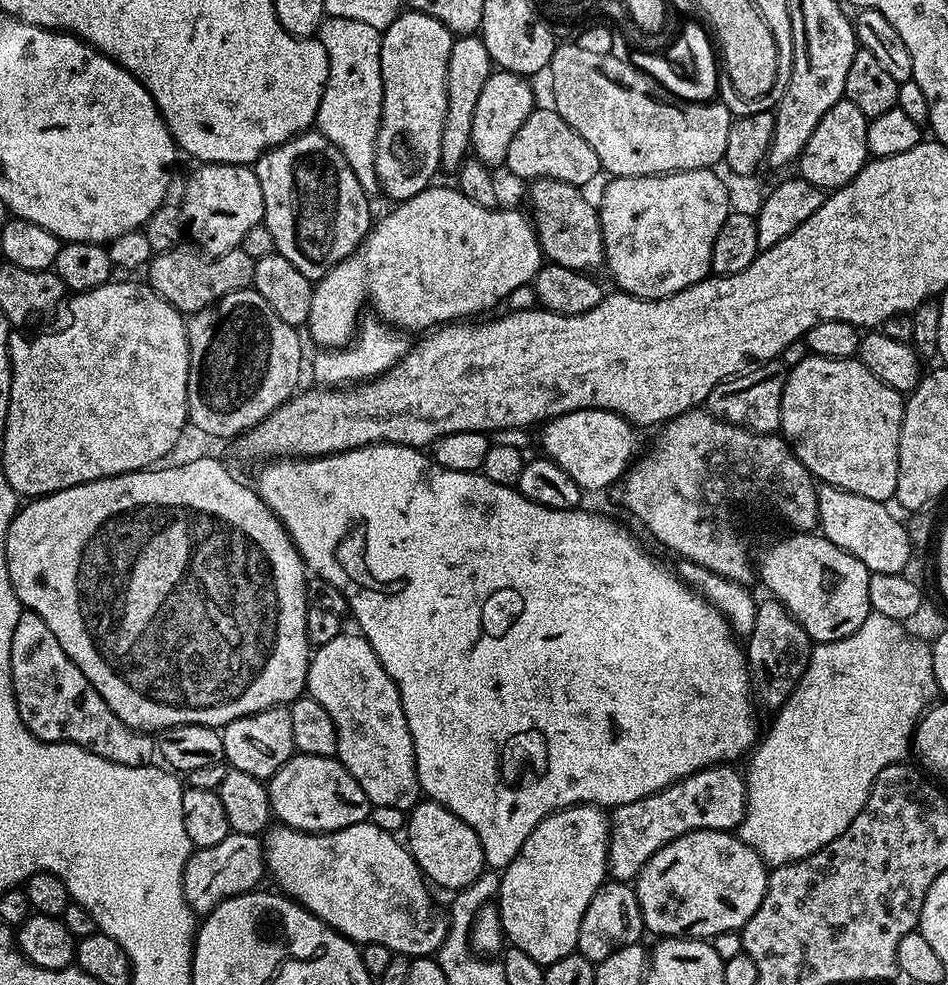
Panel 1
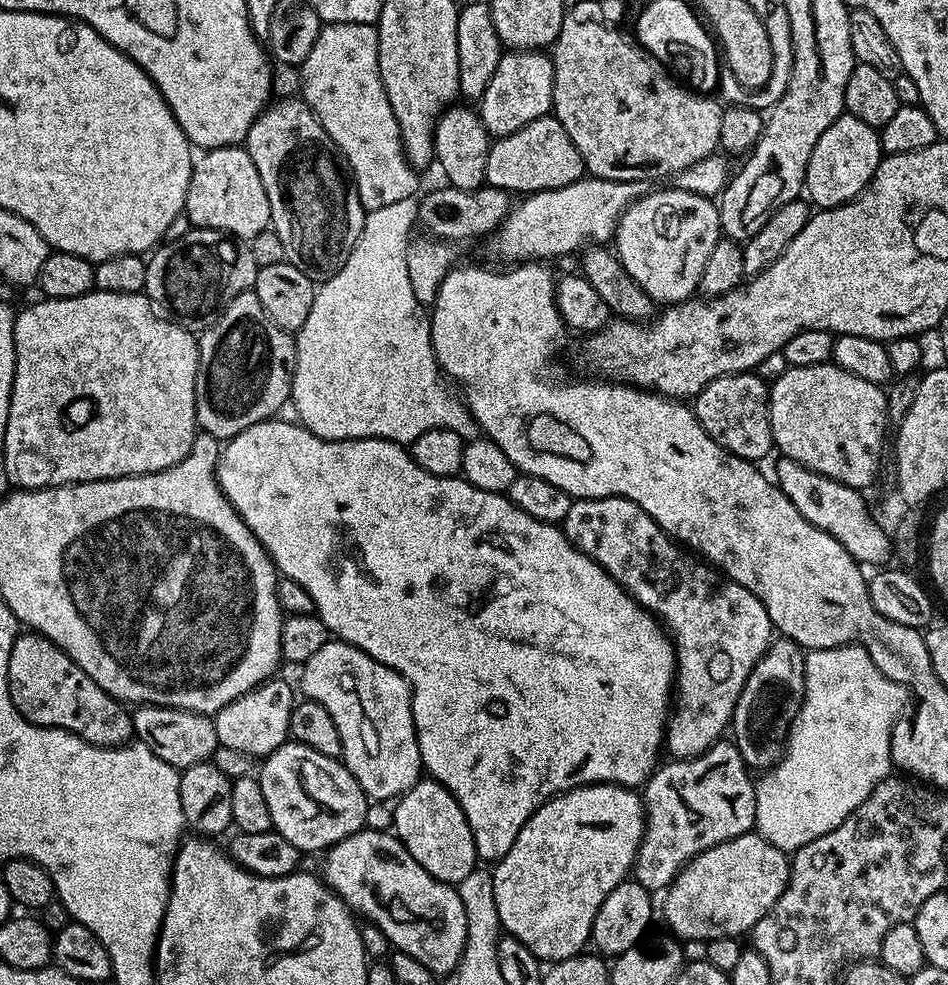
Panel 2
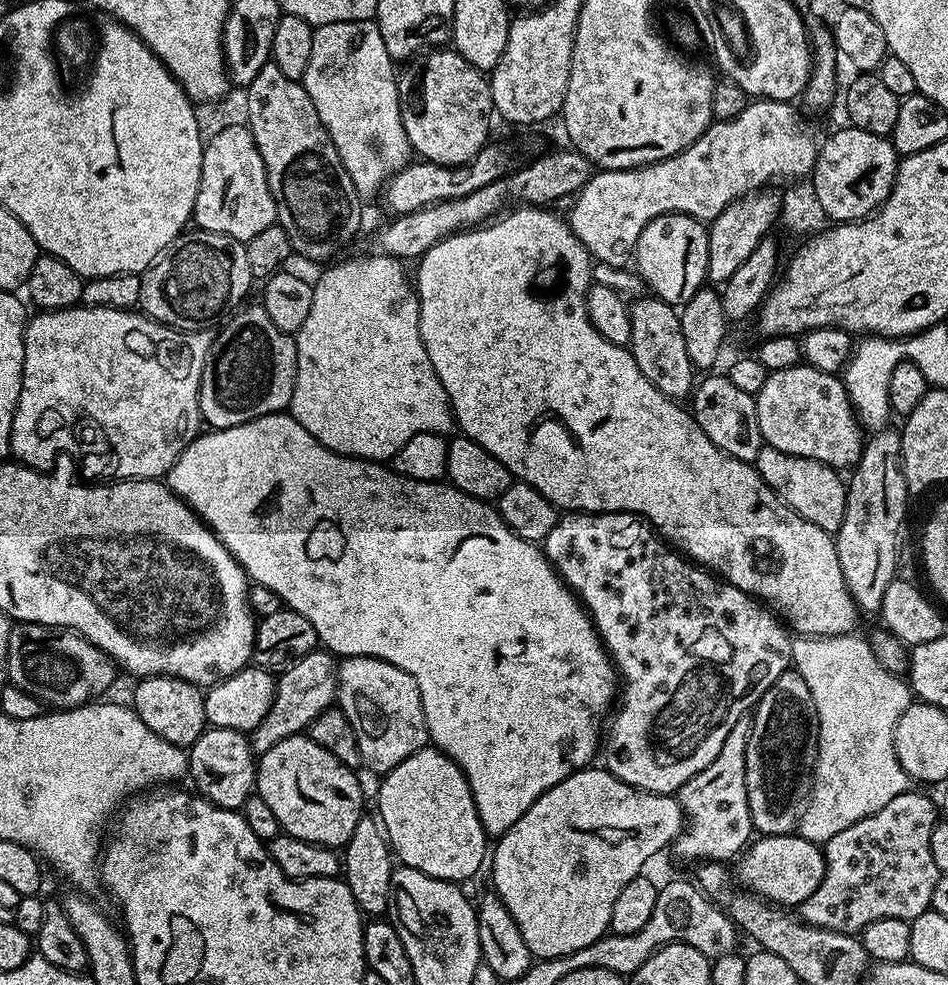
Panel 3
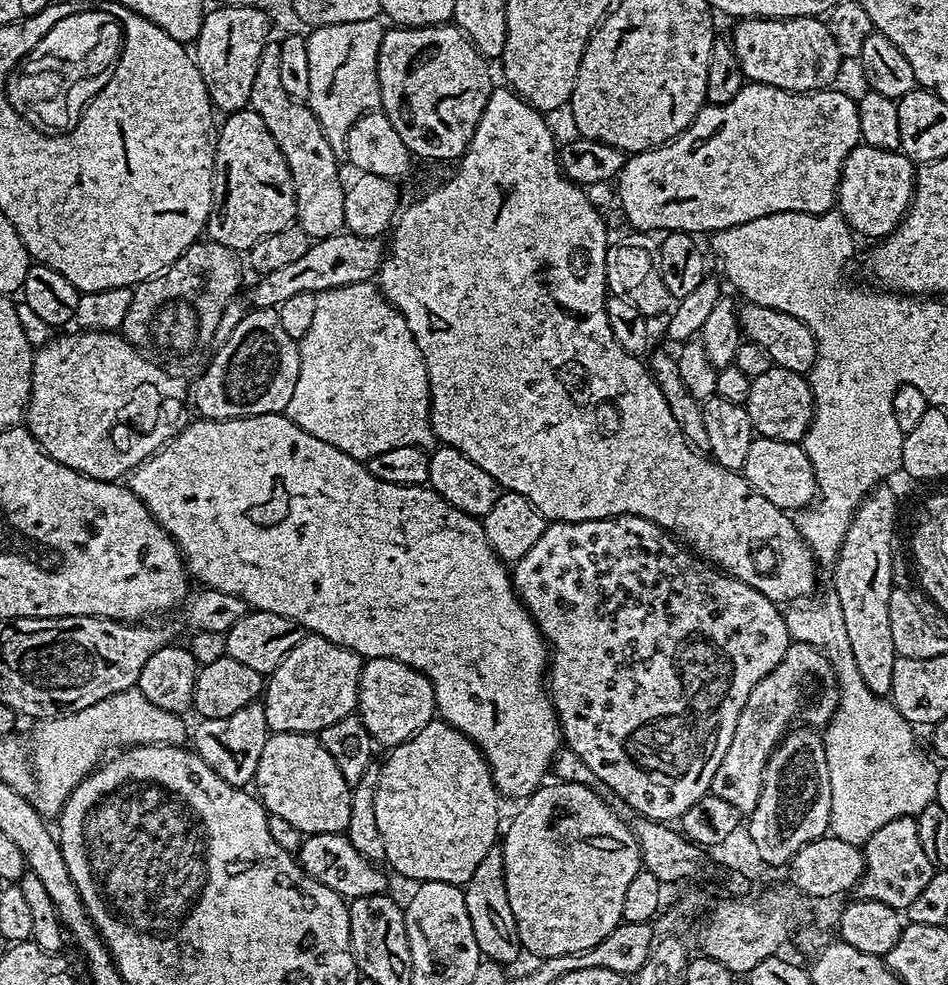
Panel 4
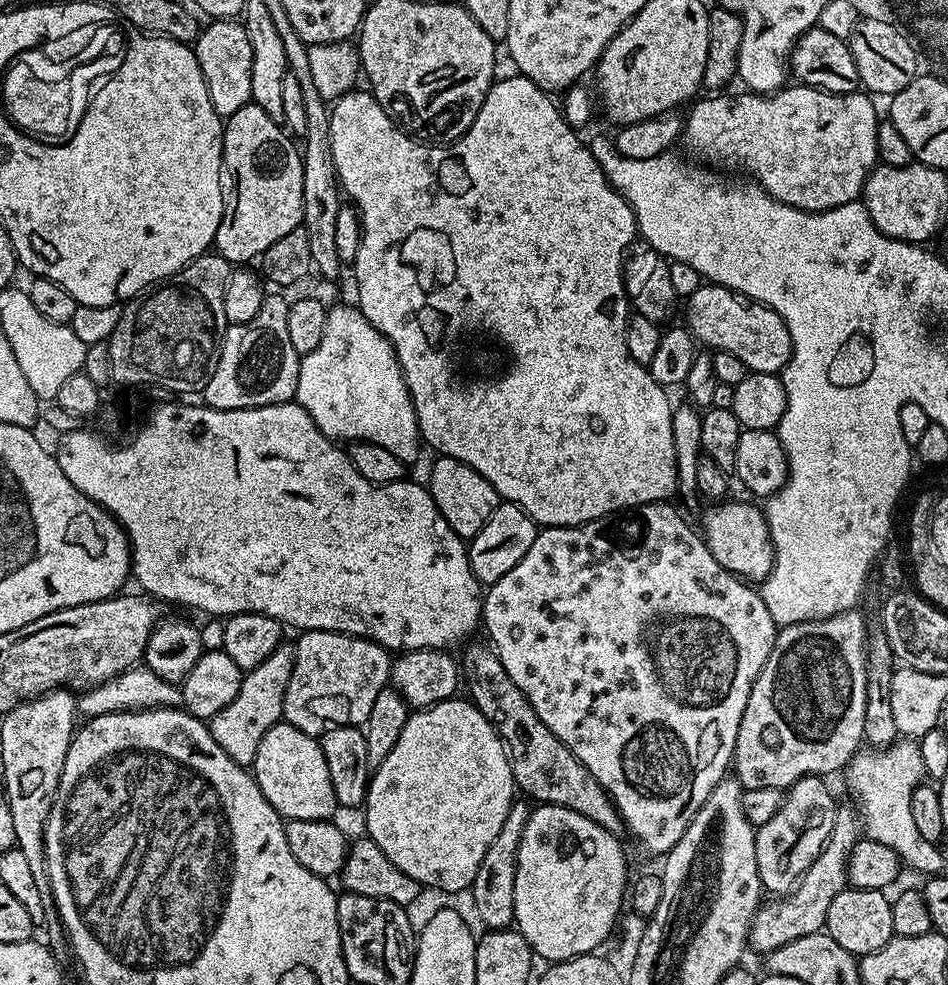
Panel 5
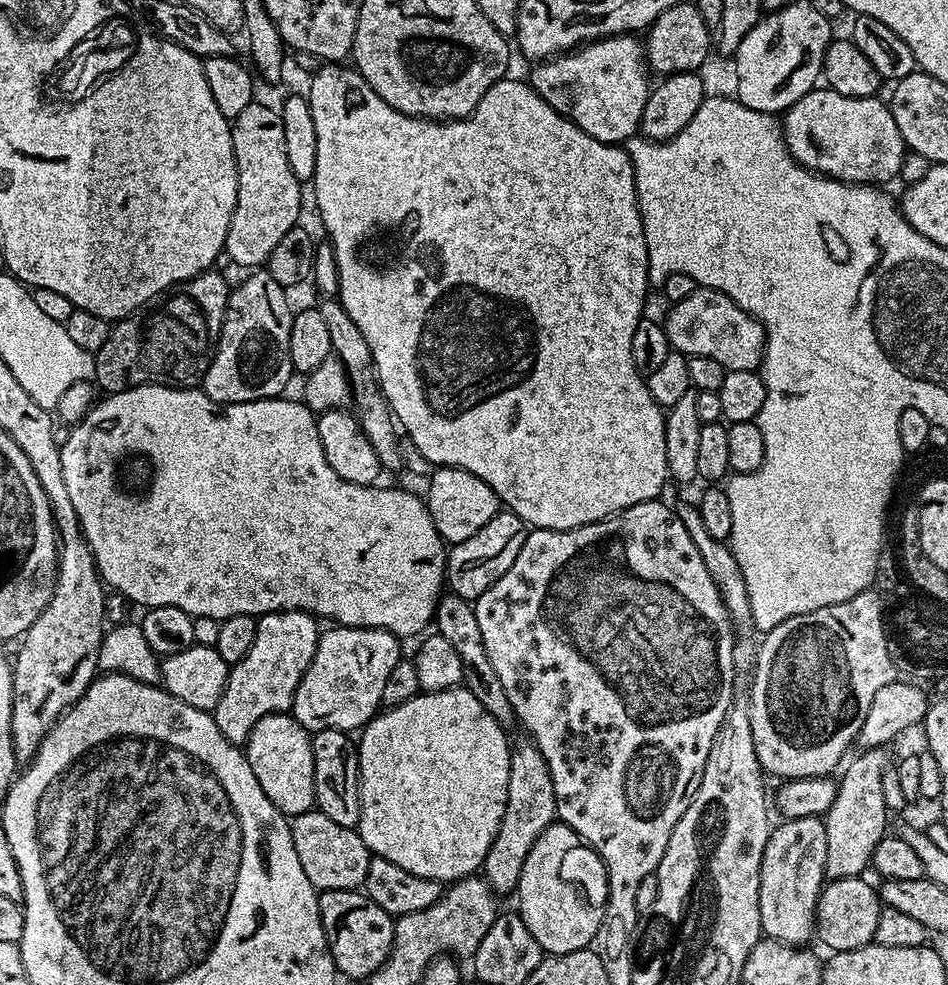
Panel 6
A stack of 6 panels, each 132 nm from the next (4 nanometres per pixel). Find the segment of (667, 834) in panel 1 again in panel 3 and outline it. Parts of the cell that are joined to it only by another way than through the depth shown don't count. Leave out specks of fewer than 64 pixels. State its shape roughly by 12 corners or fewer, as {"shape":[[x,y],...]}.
{"shape":[[739,720],[680,787],[678,859],[728,862],[753,839]]}

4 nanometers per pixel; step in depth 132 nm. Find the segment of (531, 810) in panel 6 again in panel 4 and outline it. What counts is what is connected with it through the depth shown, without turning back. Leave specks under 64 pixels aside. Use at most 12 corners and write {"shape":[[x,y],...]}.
{"shape":[[504,849],[478,862],[463,885],[481,957],[522,956],[506,894]]}

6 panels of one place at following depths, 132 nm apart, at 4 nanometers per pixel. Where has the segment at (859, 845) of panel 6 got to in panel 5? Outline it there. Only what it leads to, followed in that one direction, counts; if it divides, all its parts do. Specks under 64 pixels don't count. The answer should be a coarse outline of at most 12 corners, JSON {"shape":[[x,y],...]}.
{"shape":[[857,809],[834,830],[791,892],[761,903],[748,931],[767,954],[824,928],[849,887],[862,838]]}

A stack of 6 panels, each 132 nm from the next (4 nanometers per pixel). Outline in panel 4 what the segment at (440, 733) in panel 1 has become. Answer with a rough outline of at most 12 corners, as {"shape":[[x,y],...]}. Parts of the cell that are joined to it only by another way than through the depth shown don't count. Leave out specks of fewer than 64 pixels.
{"shape":[[278,412],[131,473],[195,579],[432,681],[501,797],[562,748],[477,517]]}

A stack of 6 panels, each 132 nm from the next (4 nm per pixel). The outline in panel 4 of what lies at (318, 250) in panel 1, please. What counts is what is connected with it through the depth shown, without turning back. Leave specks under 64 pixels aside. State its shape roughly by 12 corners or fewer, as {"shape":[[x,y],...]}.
{"shape":[[279,43],[262,50],[249,105],[290,166],[295,223],[313,241],[344,228],[338,157],[290,98]]}

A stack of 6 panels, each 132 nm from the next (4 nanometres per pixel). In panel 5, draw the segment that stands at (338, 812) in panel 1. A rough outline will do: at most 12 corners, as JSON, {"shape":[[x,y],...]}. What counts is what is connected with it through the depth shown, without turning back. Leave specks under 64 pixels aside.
{"shape":[[281,722],[250,771],[284,820],[338,812],[319,739]]}

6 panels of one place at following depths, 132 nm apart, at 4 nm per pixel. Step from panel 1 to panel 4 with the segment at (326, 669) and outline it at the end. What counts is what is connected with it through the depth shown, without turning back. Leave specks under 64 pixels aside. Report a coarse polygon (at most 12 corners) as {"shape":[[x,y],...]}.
{"shape":[[365,659],[358,715],[377,745],[406,742],[437,715],[432,681]]}

